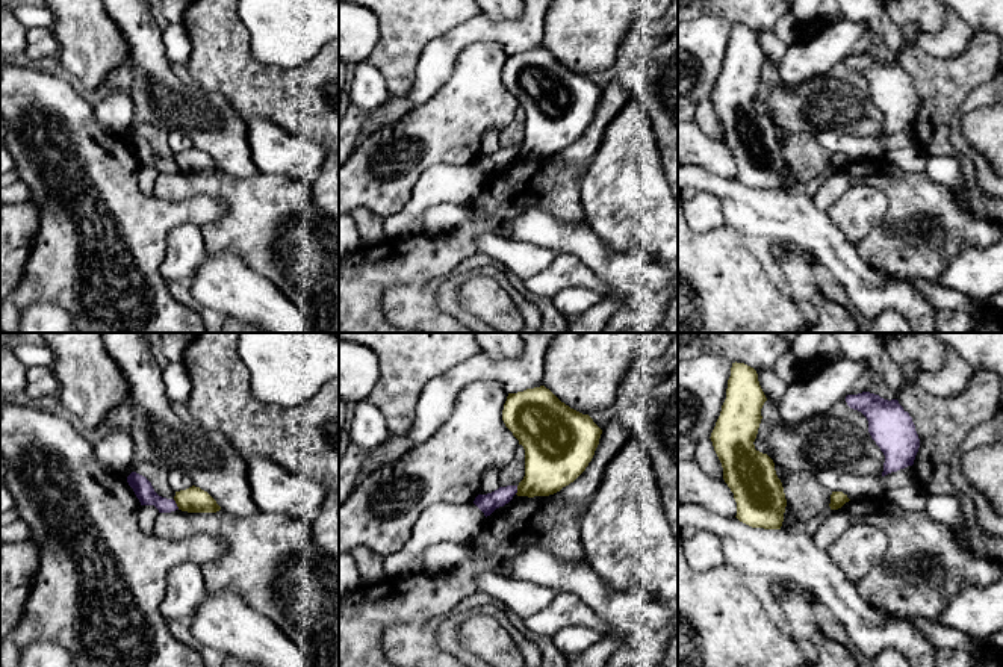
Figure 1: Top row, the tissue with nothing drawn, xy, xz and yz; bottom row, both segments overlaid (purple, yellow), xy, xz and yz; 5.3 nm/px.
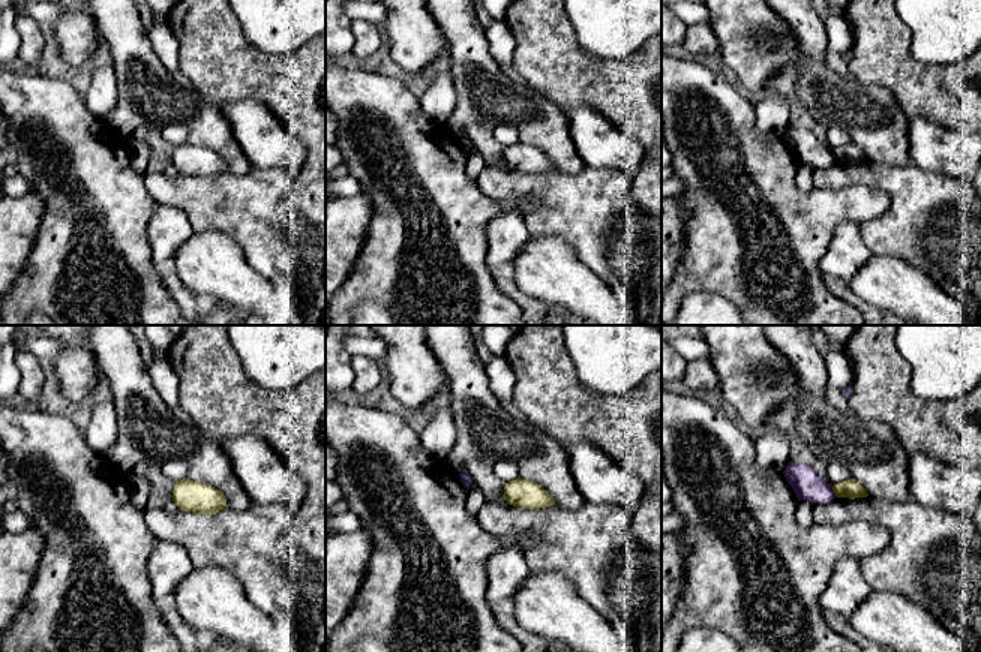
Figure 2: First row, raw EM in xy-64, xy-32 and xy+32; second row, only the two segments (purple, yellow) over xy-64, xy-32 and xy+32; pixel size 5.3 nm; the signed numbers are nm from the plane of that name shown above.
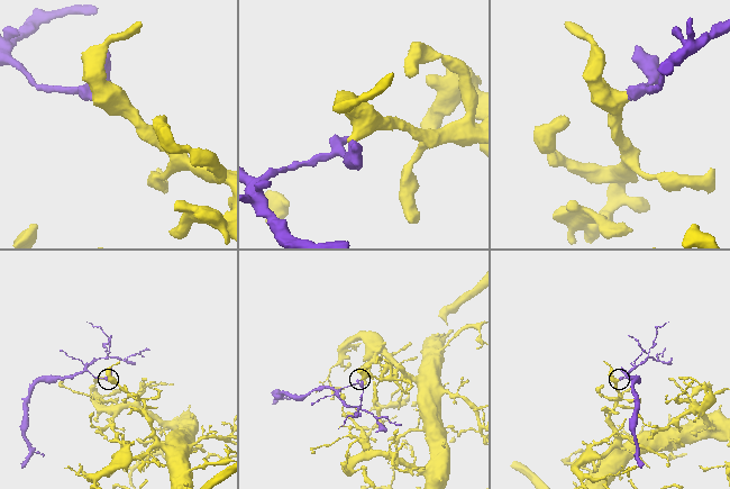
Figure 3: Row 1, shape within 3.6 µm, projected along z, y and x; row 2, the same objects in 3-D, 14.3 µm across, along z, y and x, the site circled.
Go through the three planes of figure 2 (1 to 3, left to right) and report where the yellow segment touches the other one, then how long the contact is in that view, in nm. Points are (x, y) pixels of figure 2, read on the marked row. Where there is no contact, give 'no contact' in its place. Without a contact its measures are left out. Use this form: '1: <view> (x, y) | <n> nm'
1: no contact
2: no contact
3: xy+32 (833, 490) | 60 nm

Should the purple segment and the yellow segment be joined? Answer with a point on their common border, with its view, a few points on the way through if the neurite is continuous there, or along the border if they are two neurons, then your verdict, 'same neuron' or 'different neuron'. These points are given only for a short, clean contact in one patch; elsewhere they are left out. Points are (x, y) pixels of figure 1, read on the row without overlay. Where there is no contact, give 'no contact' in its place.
xy (176, 165) | along xy (173, 161), (179, 170) | different neuron

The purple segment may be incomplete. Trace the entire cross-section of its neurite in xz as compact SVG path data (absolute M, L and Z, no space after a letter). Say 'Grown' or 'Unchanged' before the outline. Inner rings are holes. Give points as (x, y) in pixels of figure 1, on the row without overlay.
Unchanged. M507 147L499 148L498 151L487 154L487 156L478 156L474 162L474 165L484 174L484 177L490 177L496 169L504 168L508 165L513 157L517 154L517 147Z

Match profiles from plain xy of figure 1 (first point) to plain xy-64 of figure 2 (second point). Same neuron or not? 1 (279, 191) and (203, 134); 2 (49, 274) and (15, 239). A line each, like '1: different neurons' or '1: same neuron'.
1: different neurons
2: different neurons

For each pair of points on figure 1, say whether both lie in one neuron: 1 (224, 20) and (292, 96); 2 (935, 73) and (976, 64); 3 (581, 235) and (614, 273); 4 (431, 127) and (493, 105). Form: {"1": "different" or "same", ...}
{"1": "same", "2": "same", "3": "same", "4": "same"}

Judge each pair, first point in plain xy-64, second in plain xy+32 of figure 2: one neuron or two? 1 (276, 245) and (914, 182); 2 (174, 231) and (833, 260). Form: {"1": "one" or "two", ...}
{"1": "one", "2": "one"}

